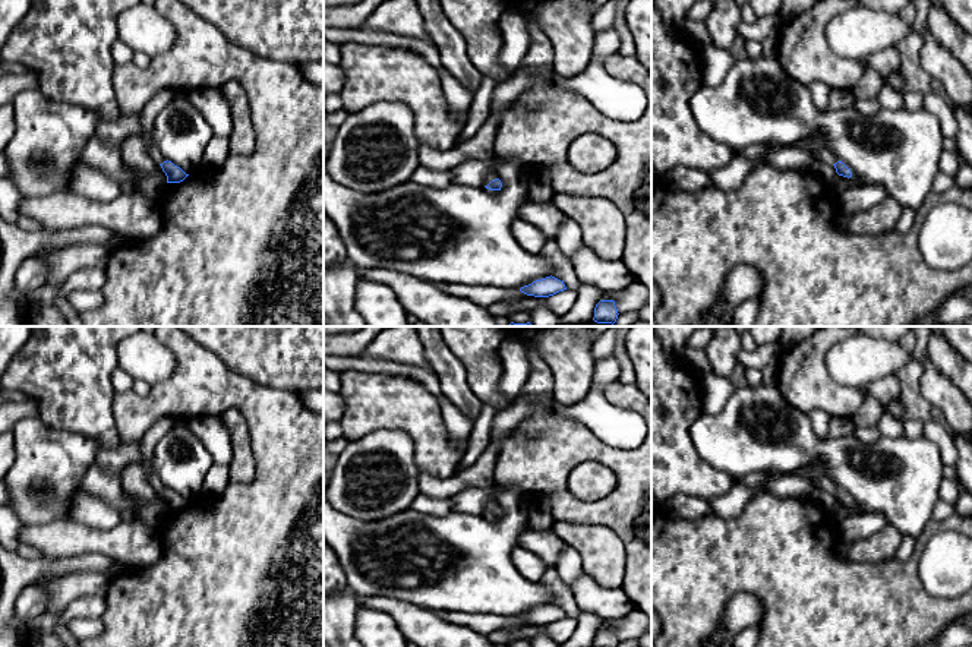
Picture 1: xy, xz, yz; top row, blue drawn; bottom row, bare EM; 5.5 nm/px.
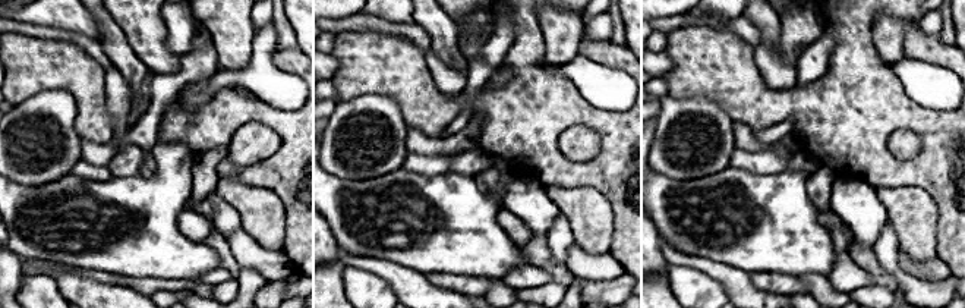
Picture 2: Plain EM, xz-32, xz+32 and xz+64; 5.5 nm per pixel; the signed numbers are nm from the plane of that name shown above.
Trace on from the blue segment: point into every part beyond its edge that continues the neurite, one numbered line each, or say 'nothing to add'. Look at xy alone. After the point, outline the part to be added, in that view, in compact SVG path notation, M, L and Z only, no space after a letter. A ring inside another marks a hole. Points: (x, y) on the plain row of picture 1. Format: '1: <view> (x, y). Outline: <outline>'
1: xy (150, 441). Outline: M162 417L155 422L141 439L142 463L146 468L146 480L154 490L162 492L167 486L157 477L152 468L154 451L161 438L173 427L171 419Z

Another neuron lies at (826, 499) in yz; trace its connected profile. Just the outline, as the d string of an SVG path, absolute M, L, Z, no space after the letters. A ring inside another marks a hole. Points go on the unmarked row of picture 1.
M815 487L811 496L823 509L829 512L831 512L837 504L834 493L827 492L821 487Z

